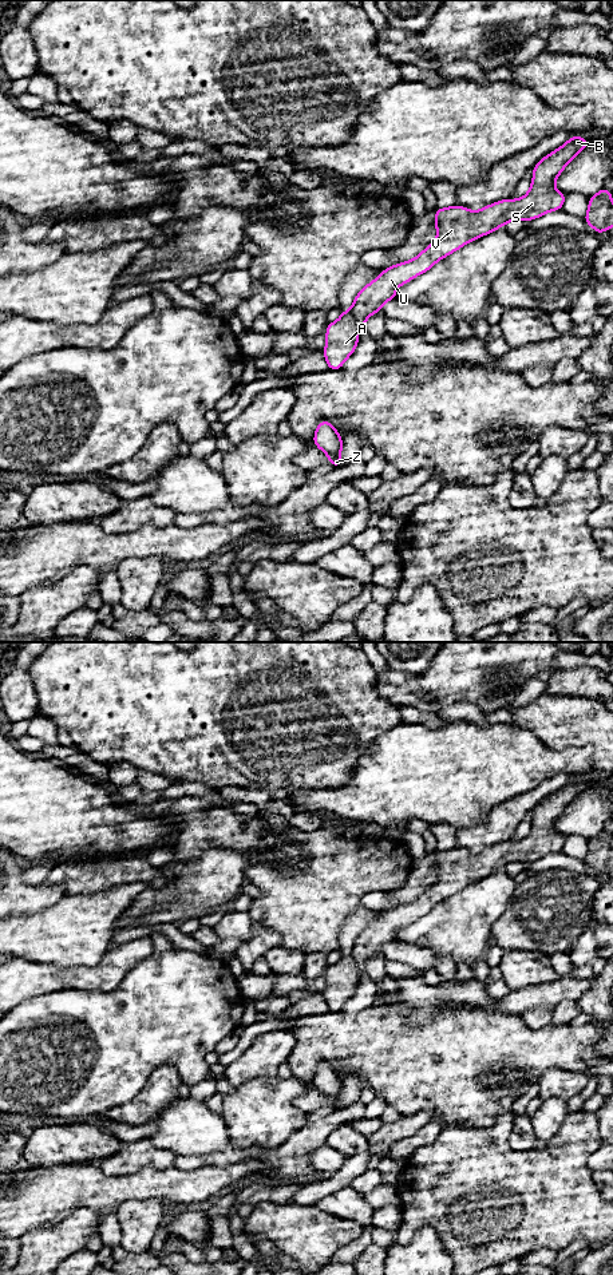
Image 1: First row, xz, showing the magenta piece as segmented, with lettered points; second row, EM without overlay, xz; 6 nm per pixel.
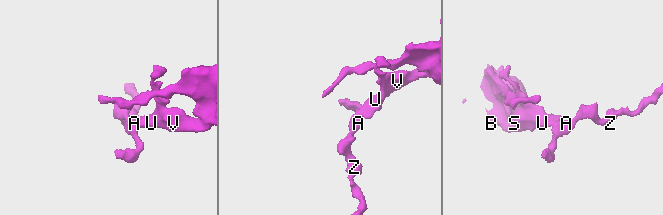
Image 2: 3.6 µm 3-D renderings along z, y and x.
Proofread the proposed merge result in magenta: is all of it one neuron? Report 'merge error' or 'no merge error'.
merge error

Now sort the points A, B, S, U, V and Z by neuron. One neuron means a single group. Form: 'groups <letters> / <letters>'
groups A Z / B S U V

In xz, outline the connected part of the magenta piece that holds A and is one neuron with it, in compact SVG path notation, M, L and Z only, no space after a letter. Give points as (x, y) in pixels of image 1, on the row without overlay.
M343 953L340 961L329 965L327 987L323 991L328 1011L341 1011L343 1005L355 994L359 985L359 969L352 953Z

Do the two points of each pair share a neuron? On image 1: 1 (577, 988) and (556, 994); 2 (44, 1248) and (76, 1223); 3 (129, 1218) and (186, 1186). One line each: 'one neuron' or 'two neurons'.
1: one neuron
2: one neuron
3: two neurons

